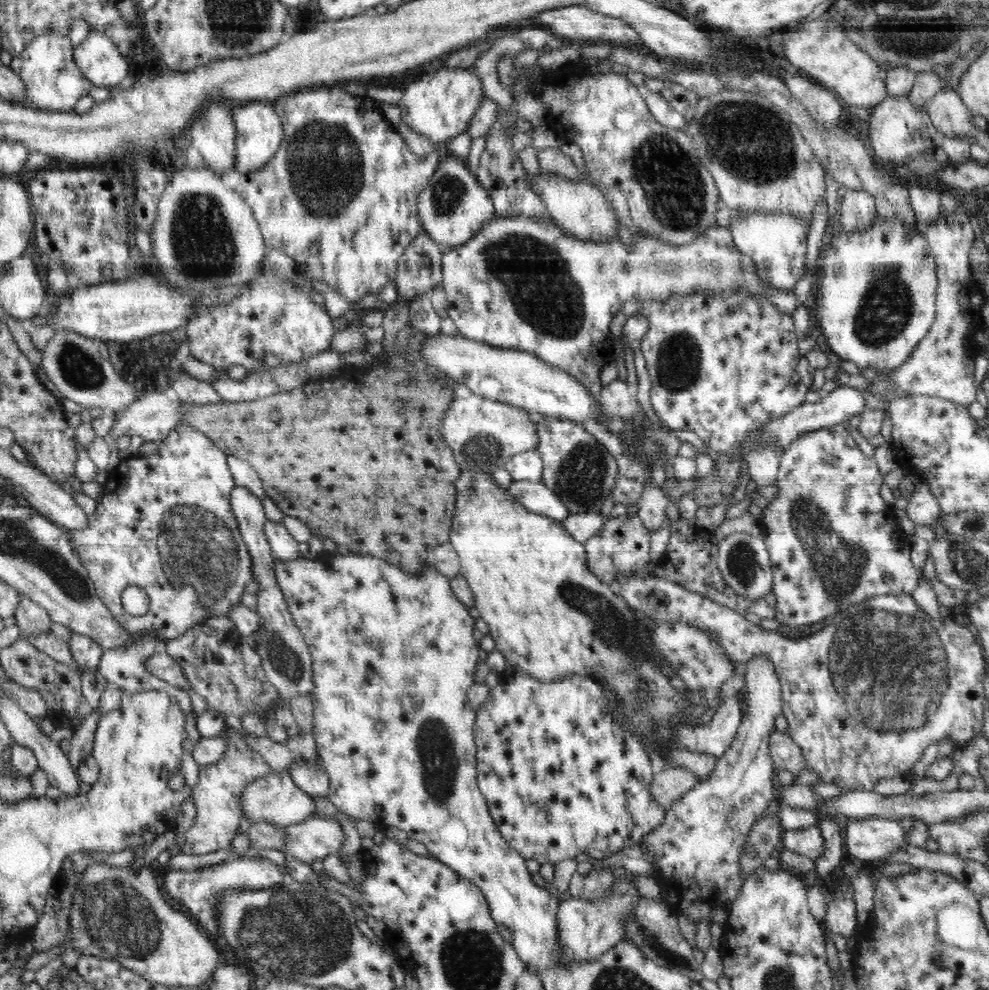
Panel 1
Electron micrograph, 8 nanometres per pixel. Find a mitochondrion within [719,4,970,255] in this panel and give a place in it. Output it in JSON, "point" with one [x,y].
{"point":[907,45]}

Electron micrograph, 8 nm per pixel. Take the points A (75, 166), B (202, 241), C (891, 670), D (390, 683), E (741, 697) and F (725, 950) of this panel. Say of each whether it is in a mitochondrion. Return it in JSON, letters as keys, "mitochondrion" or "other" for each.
{"A":"other","B":"mitochondrion","C":"mitochondrion","D":"other","E":"other","F":"other"}

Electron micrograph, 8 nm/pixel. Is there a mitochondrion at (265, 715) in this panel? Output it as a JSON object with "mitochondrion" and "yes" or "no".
{"mitochondrion":"no"}

